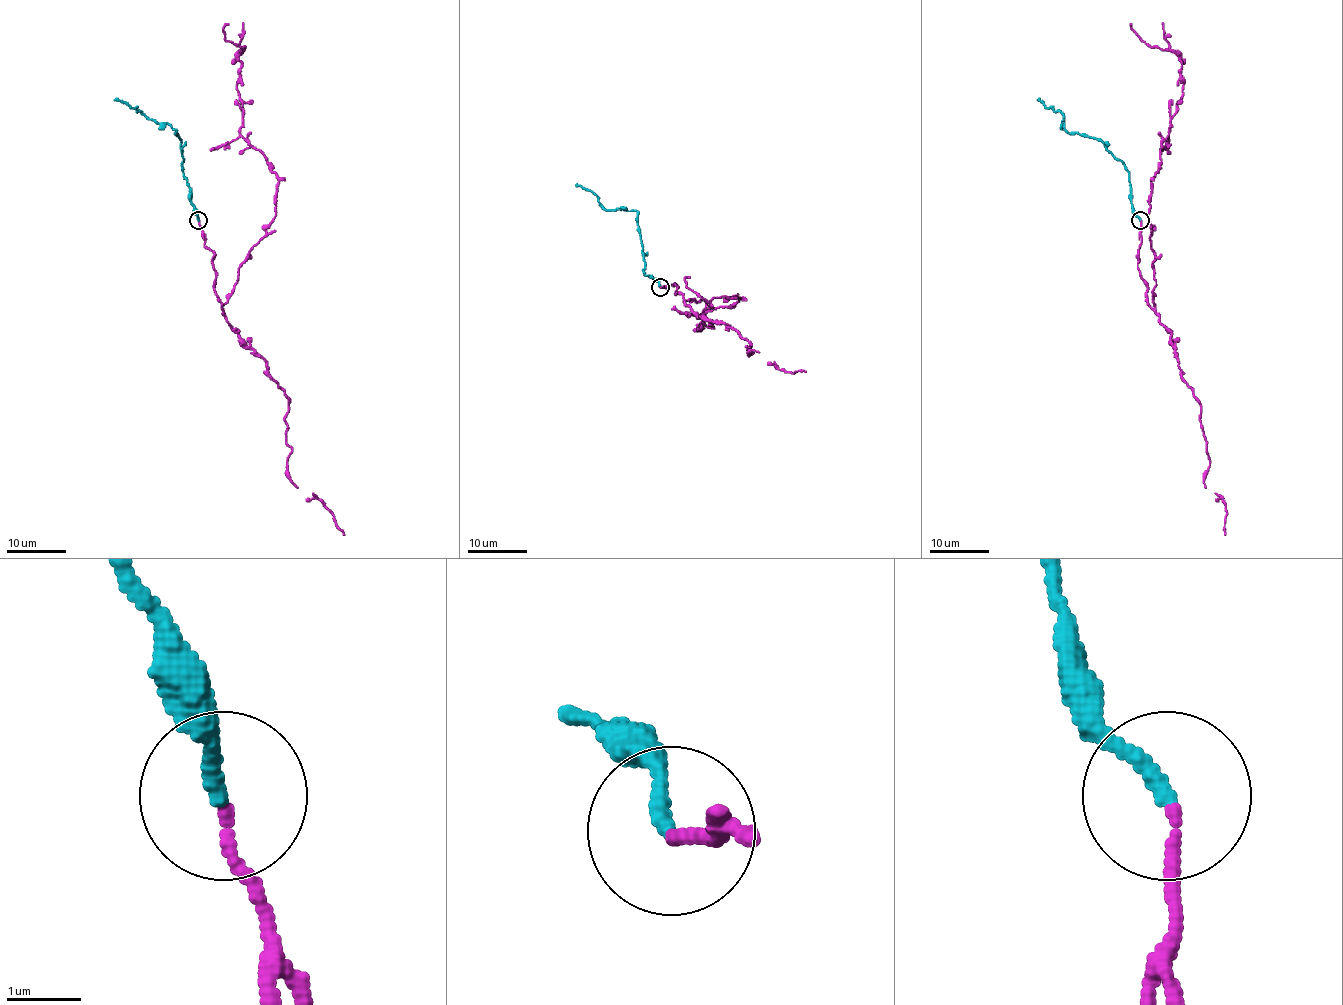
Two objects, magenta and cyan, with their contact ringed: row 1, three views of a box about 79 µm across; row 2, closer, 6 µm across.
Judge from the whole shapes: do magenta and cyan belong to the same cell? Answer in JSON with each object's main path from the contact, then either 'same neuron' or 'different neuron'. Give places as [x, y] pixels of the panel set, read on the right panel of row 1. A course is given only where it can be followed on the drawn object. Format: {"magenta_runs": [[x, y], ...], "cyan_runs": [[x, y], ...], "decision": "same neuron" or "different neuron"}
{"magenta_runs": [[1141, 220], [1138, 269], [1152, 308], [1151, 181], [1184, 80], [1179, 58], [1148, 46], [1132, 24]], "cyan_runs": [[1141, 220], [1135, 214], [1132, 187], [1124, 165], [1100, 141], [1066, 131], [1063, 116], [1038, 100]], "decision": "different neuron"}

